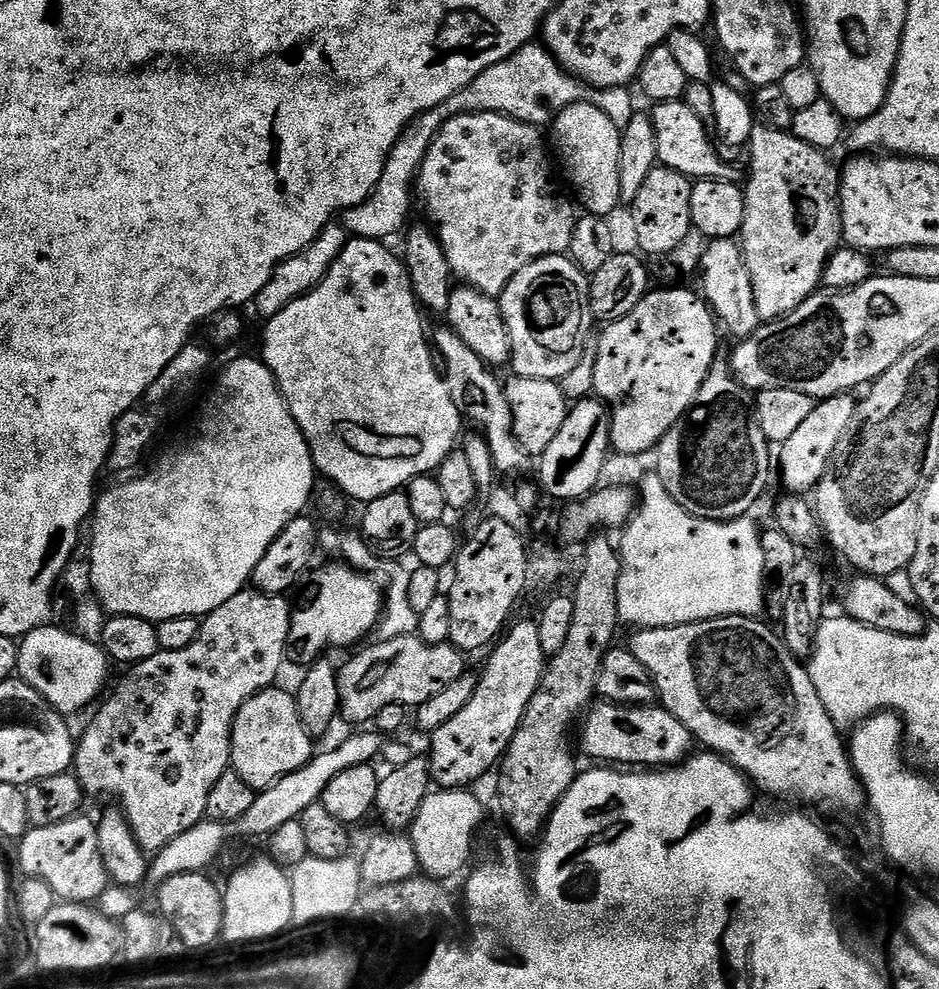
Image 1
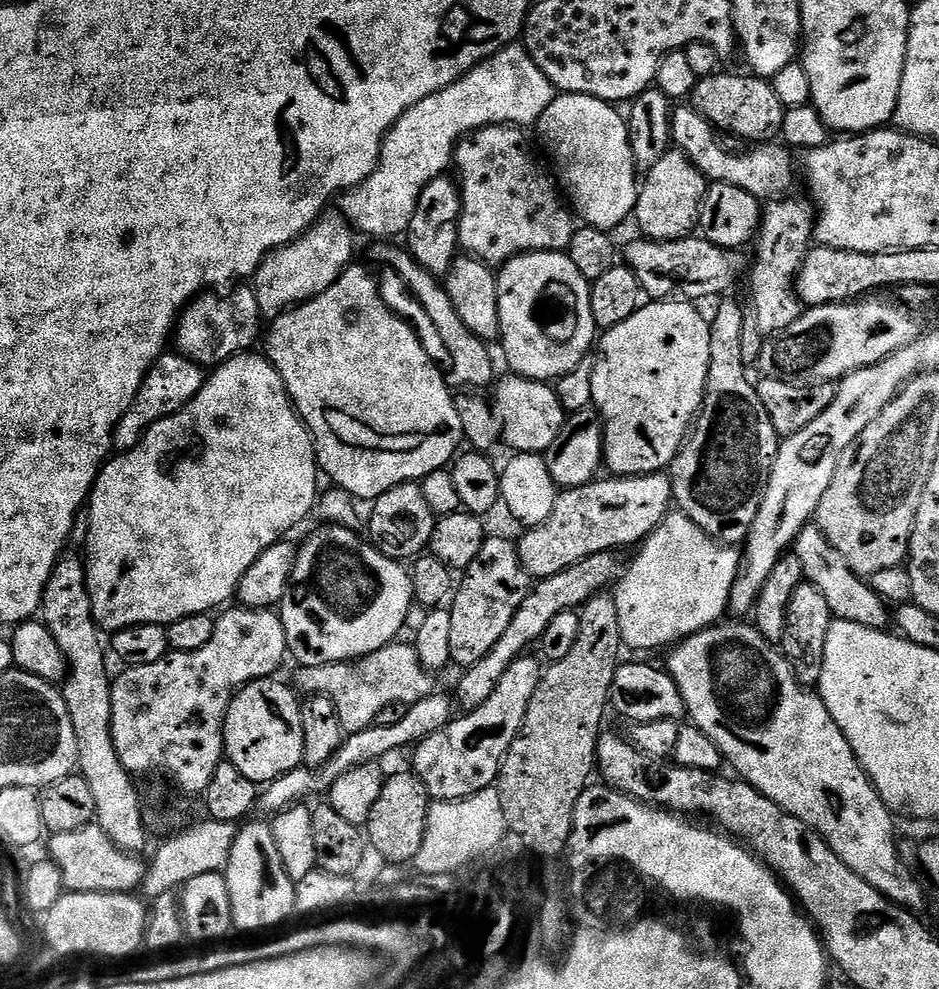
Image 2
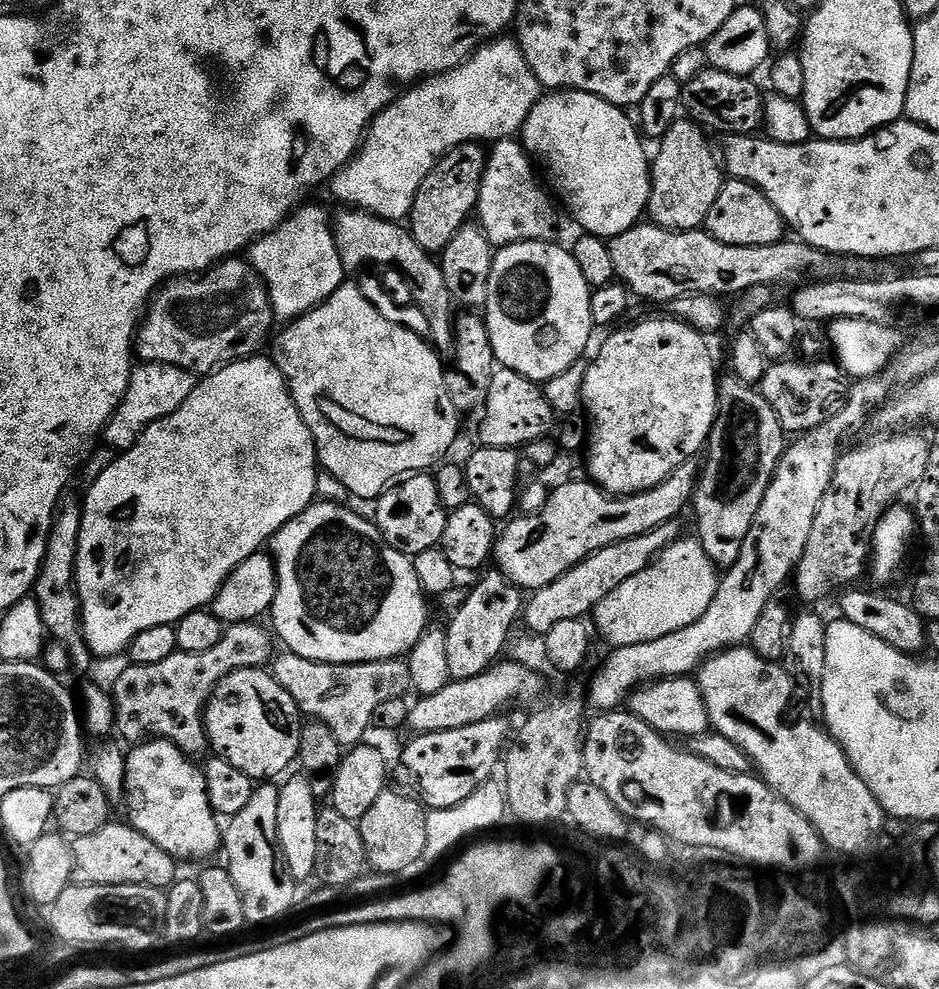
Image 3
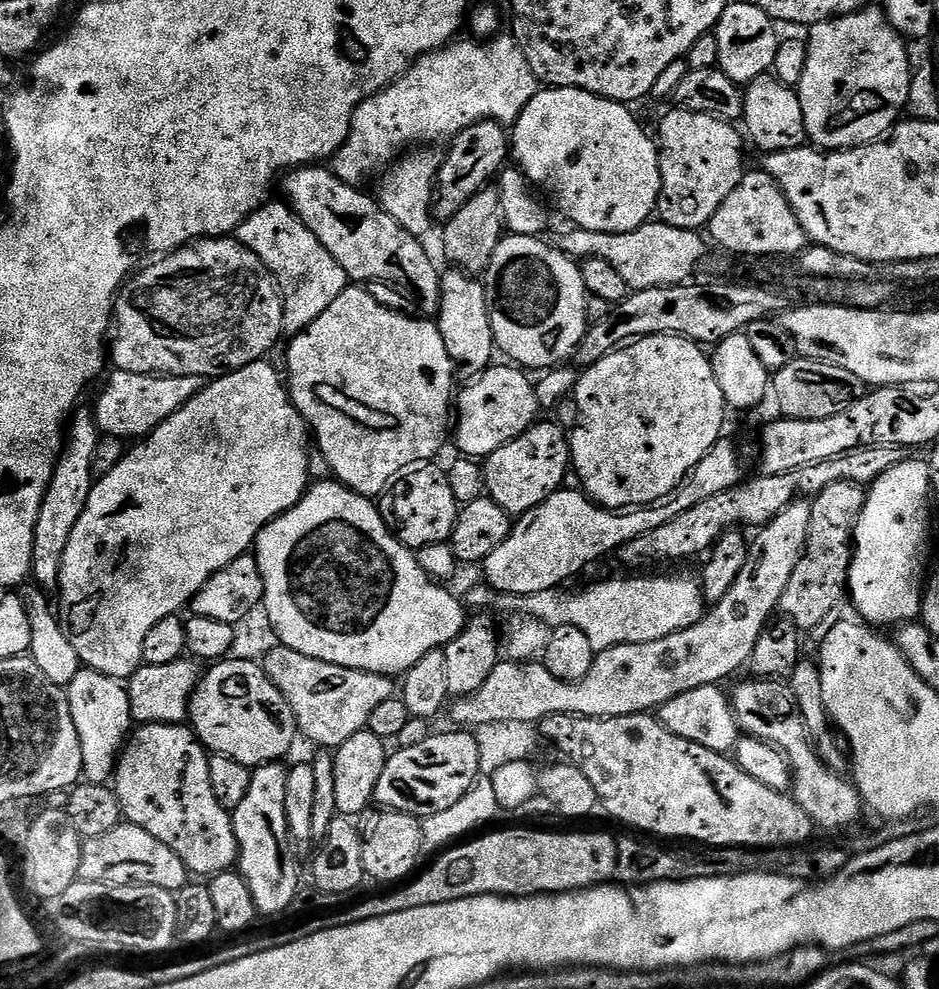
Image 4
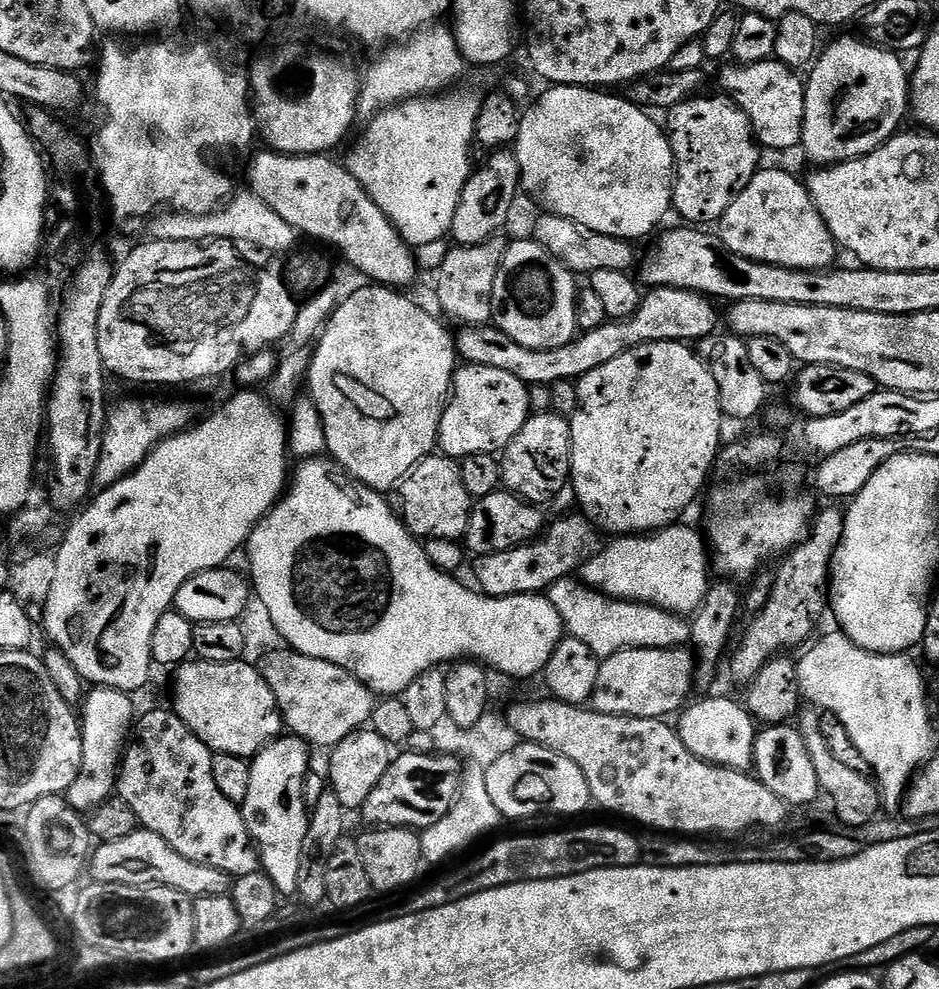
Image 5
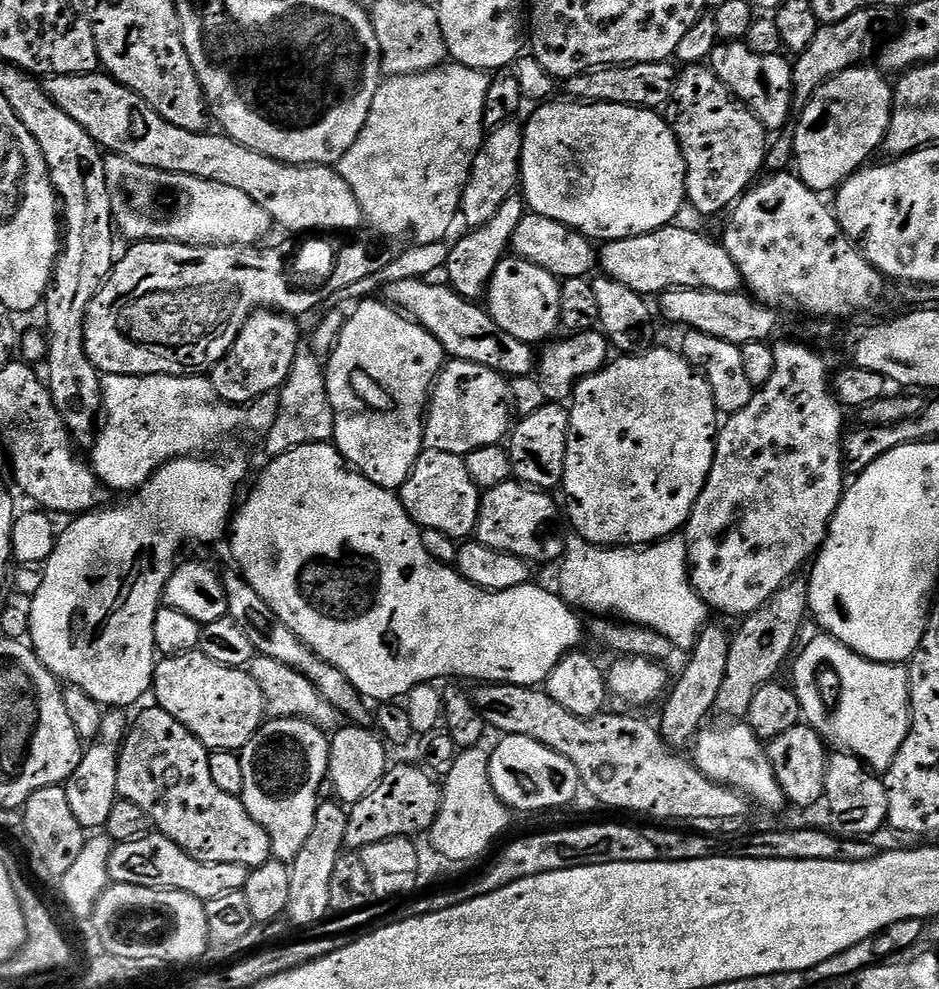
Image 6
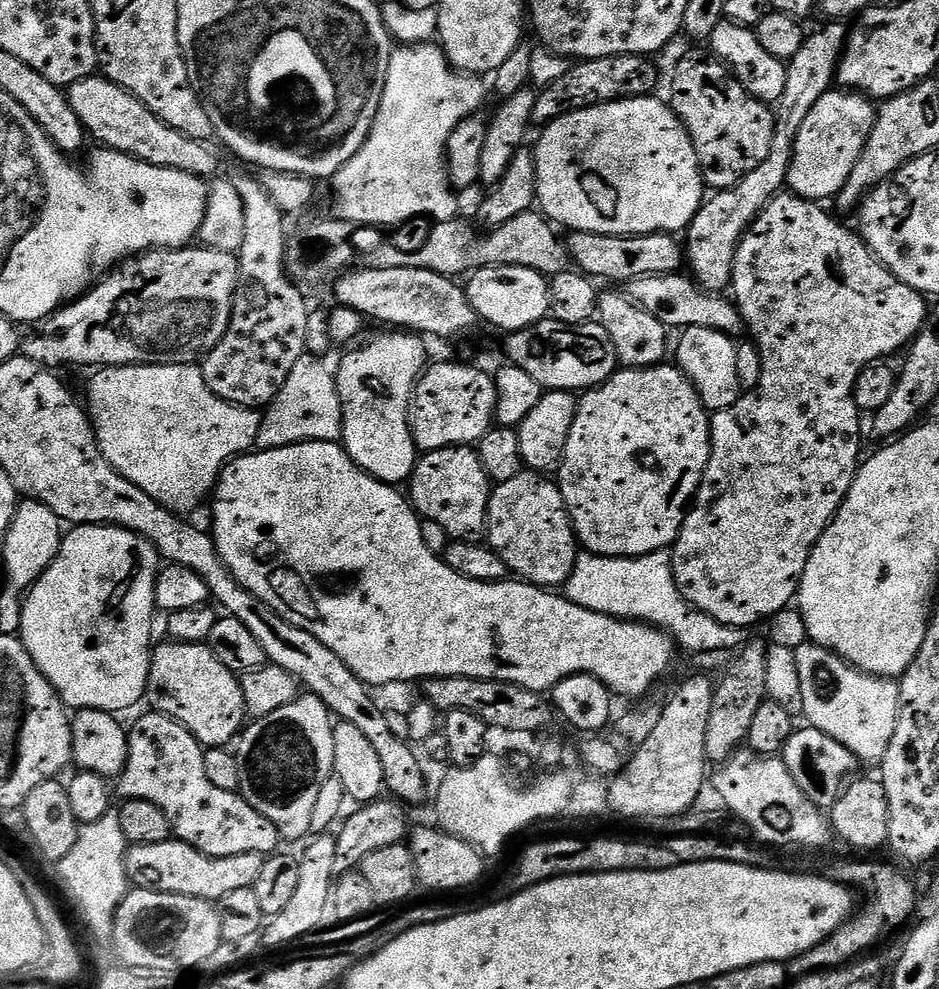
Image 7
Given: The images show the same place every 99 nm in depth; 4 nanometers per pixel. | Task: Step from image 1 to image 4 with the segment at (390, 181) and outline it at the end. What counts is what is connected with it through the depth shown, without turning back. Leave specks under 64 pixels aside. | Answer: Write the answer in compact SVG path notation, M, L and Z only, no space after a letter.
M500 34L483 42L476 38L464 39L457 39L445 48L437 48L419 60L413 60L412 67L389 88L368 96L358 110L354 110L350 134L330 161L332 173L339 180L353 186L364 186L371 176L379 177L404 152L403 148L411 144L451 141L452 137L466 130L466 126L474 126L480 120L496 120L505 126L515 124L522 110L526 110L530 98L534 98L538 91L536 75L534 70L530 70L530 62L526 62L526 54L522 54L522 46L518 46L511 34Z

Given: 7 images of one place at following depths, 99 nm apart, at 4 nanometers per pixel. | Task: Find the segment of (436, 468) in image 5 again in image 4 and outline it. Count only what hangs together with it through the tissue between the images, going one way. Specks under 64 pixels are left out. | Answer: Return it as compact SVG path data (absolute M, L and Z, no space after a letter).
M425 462L413 467L406 479L408 481L404 481L404 478L397 479L394 487L379 497L378 507L389 528L404 543L404 547L413 550L434 543L449 543L461 505L456 503L454 494L450 491L447 471L443 467L439 468L436 462Z

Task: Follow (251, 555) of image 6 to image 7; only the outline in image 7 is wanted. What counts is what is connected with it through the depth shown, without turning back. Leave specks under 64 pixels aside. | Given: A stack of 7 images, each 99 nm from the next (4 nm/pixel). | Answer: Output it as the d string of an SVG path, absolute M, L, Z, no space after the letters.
M308 440L301 444L286 445L278 449L253 450L243 456L237 456L235 460L228 461L220 472L220 478L216 481L214 489L214 501L216 500L216 525L210 528L210 531L216 541L216 549L222 558L222 562L232 572L232 577L236 579L236 583L246 592L252 592L262 602L266 602L266 606L270 606L275 610L280 617L286 622L290 622L294 626L298 626L302 630L306 630L310 634L314 634L314 638L318 638L318 642L322 642L326 646L330 646L330 650L334 650L334 654L338 654L338 658L342 658L342 662L346 662L346 666L350 666L352 673L363 680L369 686L375 684L400 684L403 680L420 680L425 678L435 678L438 676L465 676L466 678L478 678L479 680L501 680L507 684L516 684L520 688L525 688L531 692L539 692L541 694L547 693L549 690L556 687L558 682L562 682L571 676L578 674L586 674L598 678L605 686L617 697L620 696L644 696L664 675L668 672L668 667L672 664L672 648L674 649L674 641L666 631L657 627L653 627L648 623L629 622L625 619L616 619L612 616L607 616L604 613L595 613L594 610L583 609L582 606L575 605L574 602L568 600L563 595L557 594L552 590L545 590L536 587L535 584L527 583L519 578L505 578L496 581L495 584L490 582L478 582L466 578L462 574L458 574L454 570L450 570L450 566L446 566L446 562L439 555L432 553L429 547L426 546L425 539L422 536L421 517L418 515L415 508L412 507L409 497L404 496L391 484L384 484L381 480L375 480L372 476L367 476L355 462L350 459L347 452L339 443L331 440Z

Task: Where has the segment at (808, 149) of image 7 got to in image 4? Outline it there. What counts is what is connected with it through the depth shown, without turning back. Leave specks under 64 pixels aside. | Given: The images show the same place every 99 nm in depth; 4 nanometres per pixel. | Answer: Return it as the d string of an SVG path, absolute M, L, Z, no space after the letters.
M869 6L860 12L851 12L849 16L838 16L834 20L811 25L809 32L812 33L806 36L806 70L798 91L808 140L821 150L847 150L872 144L896 127L908 107L908 91L914 71L914 64L908 61L909 45L893 28L887 15L877 8Z

